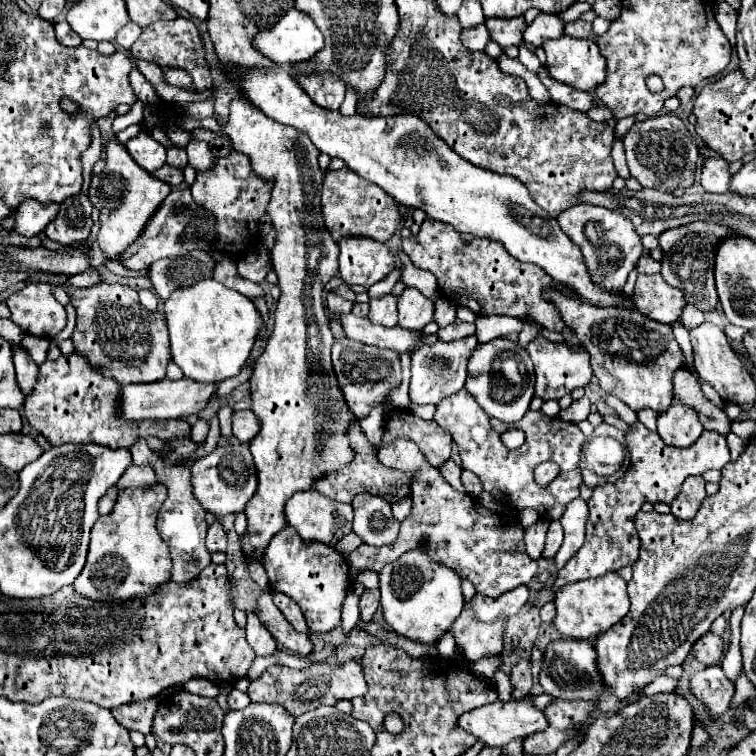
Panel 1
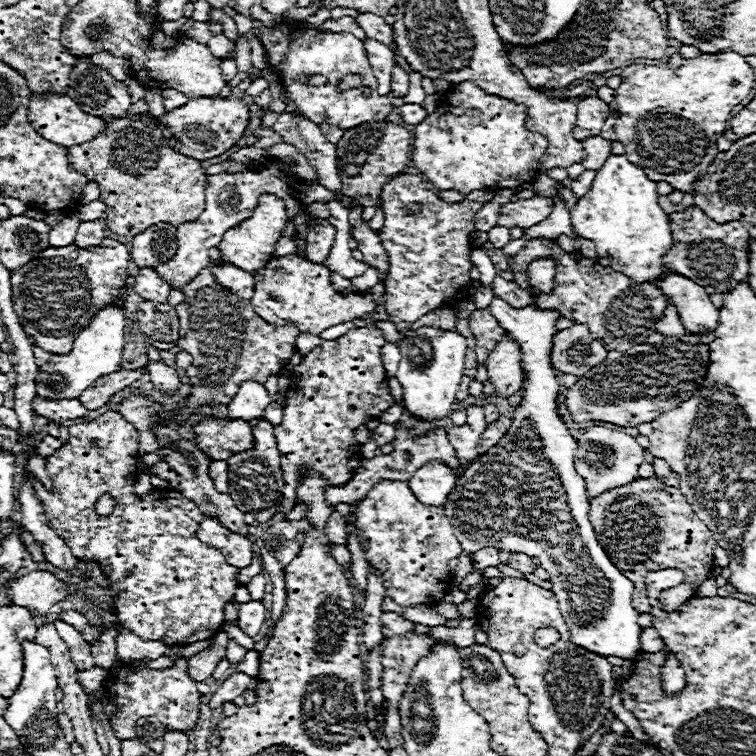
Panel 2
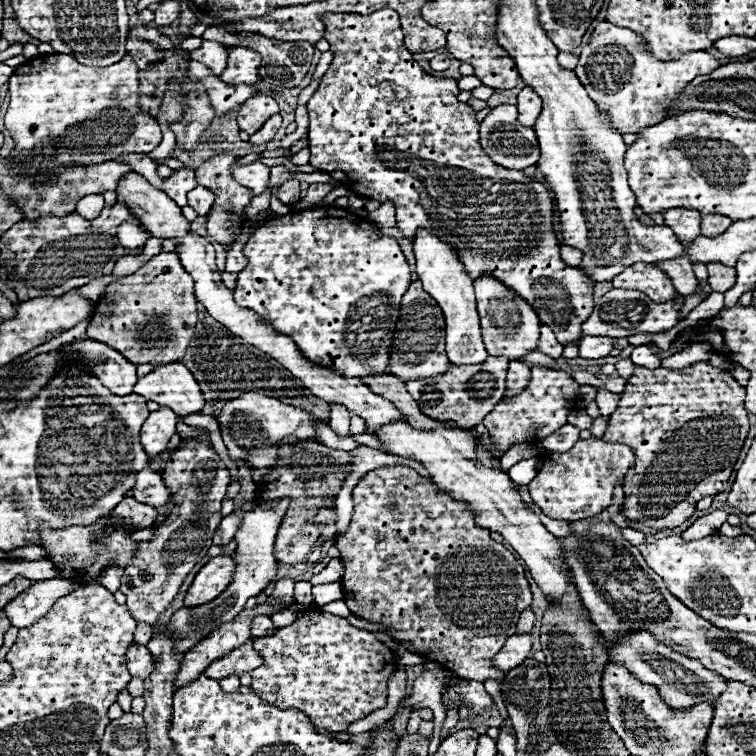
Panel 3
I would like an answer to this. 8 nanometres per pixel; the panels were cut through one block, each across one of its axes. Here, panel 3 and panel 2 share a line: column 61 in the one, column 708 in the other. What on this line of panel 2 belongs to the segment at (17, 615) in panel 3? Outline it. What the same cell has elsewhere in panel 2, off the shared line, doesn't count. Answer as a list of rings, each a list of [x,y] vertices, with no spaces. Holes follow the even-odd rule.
[[[708,578],[708,580],[704,580],[704,584],[700,584],[700,588],[696,588],[696,598],[700,598],[700,596],[716,596],[716,590],[718,590],[716,580]]]

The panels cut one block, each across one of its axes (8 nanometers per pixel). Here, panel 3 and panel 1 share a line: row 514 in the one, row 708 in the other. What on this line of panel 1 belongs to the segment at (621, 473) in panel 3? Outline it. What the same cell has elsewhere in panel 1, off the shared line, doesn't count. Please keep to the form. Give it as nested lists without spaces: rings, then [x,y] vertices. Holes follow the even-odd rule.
[[[554,700],[554,704],[550,704],[544,710],[550,726],[544,732],[536,732],[524,738],[524,752],[528,754],[556,752],[564,742],[576,736],[576,732],[580,730],[580,724],[588,718],[592,710],[594,710],[592,702]]]

